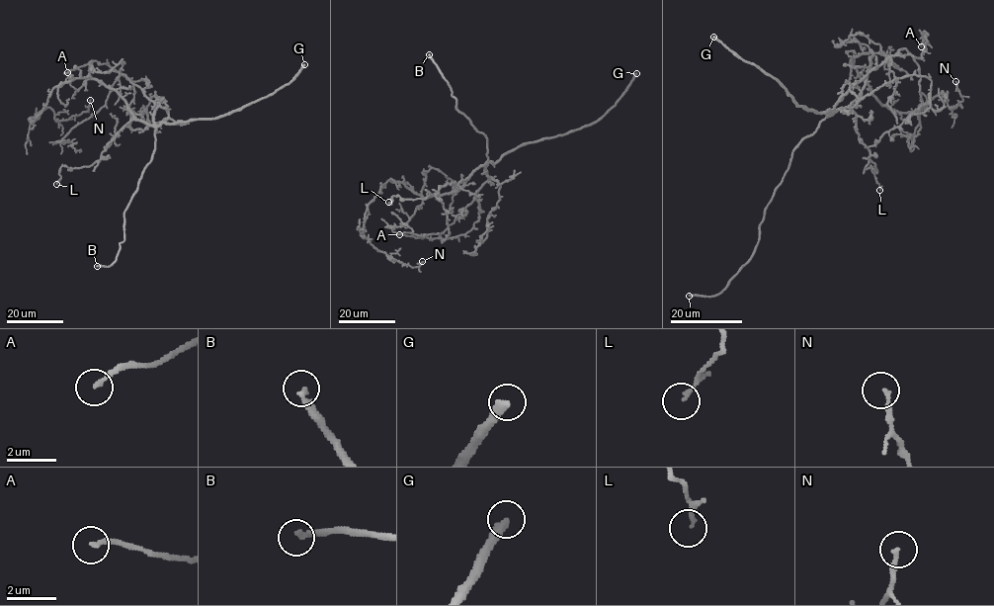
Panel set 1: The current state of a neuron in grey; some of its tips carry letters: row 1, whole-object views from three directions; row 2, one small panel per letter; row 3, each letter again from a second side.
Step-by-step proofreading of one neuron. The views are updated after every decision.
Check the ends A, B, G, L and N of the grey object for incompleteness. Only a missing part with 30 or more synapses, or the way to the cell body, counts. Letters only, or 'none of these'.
B, G

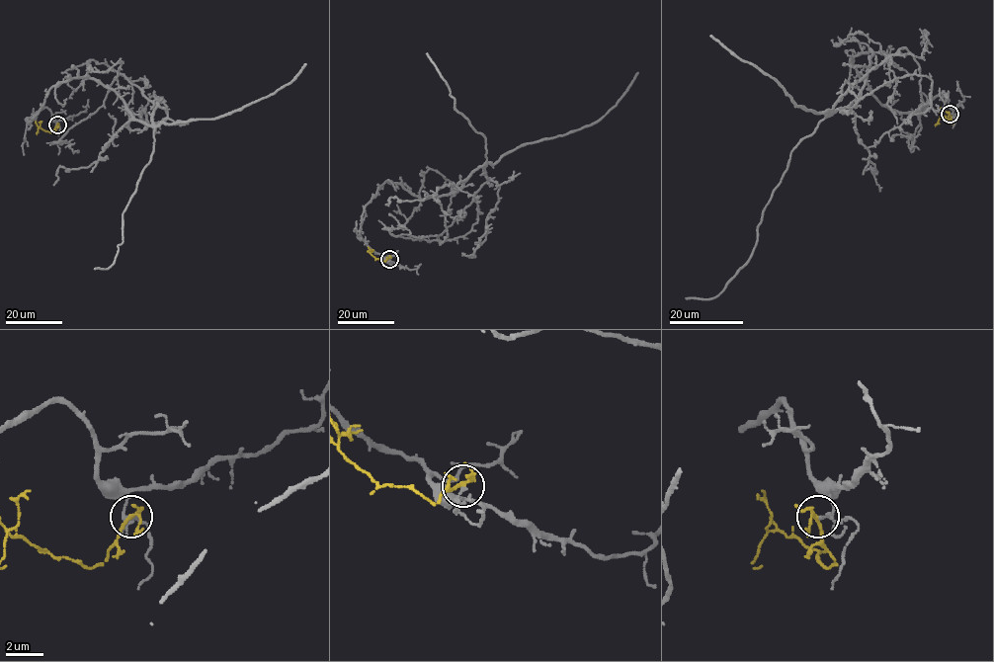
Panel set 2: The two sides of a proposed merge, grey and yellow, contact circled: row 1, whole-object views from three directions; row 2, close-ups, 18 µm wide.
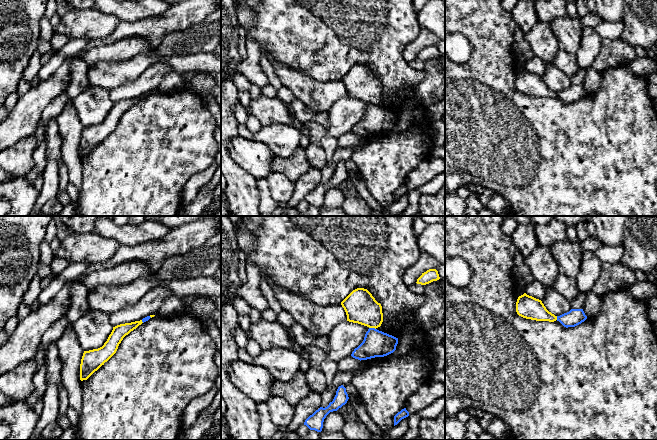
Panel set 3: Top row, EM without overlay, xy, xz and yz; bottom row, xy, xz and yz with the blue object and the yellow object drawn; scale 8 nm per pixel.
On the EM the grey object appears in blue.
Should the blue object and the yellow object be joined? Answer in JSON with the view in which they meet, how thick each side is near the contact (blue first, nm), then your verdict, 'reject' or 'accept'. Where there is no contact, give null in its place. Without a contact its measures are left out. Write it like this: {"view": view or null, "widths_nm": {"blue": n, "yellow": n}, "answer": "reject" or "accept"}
{"view": "xz", "widths_nm": {"blue": 220, "yellow": 260}, "answer": "reject"}

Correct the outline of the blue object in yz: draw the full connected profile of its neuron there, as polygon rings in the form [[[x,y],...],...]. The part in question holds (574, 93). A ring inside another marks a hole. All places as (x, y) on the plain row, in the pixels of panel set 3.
[[[571,85],[569,88],[557,92],[559,97],[564,103],[575,103],[587,95],[583,85]]]

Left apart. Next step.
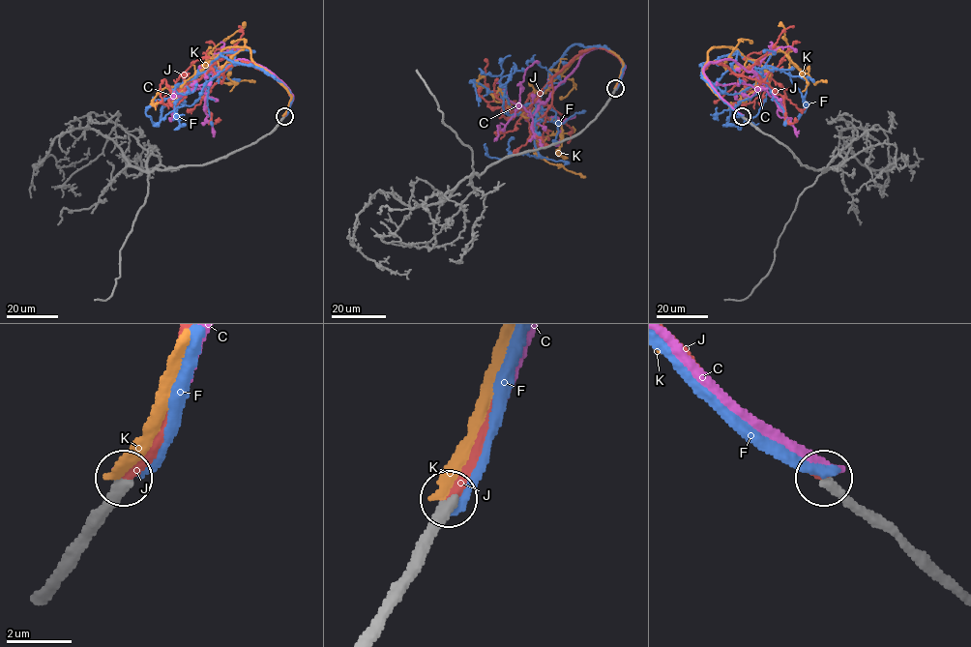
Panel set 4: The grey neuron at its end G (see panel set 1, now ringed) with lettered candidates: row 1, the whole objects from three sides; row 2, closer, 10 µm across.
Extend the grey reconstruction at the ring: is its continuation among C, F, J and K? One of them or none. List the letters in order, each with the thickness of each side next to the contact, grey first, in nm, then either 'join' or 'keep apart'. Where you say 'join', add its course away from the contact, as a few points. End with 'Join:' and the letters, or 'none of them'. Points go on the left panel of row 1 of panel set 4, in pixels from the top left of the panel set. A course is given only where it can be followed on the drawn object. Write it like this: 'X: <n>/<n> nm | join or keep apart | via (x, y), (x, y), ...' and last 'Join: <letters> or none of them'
C: 360/320 nm | keep apart
F: 360/360 nm | keep apart
J: 360/320 nm | join | via (283, 116), (291, 95), (248, 63), (220, 74), (209, 70), (175, 88), (192, 61), (222, 57)
K: 360/260 nm | keep apart
Join: J

